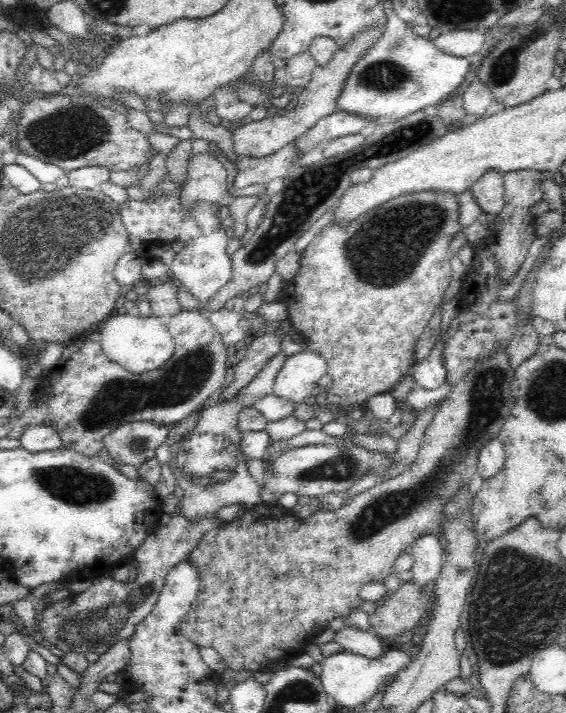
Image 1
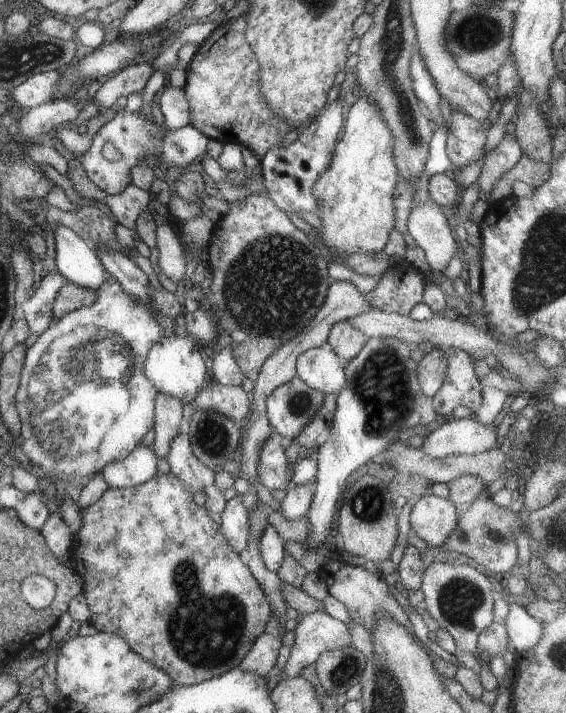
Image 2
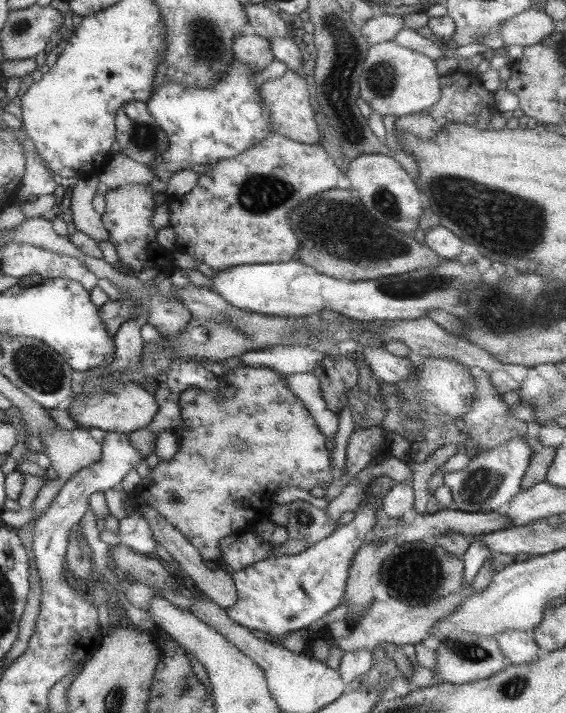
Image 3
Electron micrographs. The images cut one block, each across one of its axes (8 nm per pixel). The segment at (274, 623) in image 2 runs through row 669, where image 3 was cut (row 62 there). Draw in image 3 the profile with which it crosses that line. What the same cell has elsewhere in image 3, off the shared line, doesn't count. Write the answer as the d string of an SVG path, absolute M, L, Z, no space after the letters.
M244 34L235 39L233 47L235 60L254 71L264 71L275 59L268 39L256 34Z

